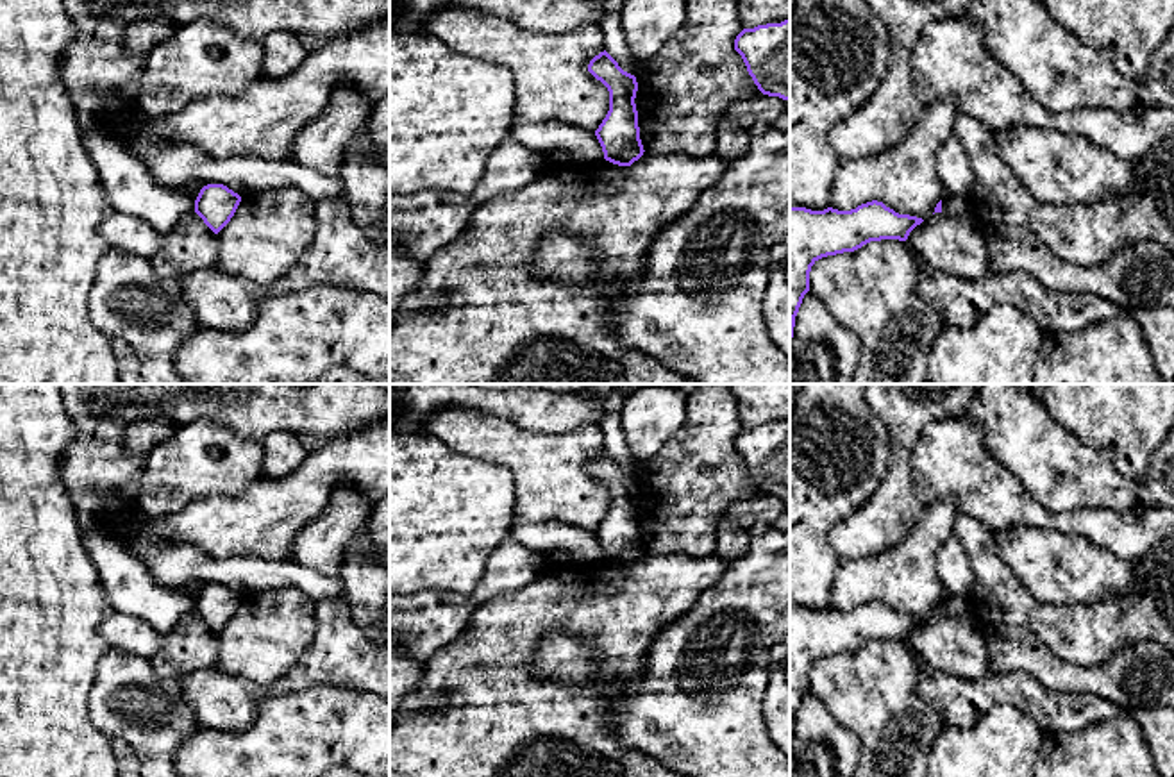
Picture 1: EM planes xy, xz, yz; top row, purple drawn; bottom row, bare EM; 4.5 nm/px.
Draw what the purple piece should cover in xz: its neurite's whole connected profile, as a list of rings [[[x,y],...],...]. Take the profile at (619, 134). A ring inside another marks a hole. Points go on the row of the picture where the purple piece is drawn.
[[[606,50],[590,61],[588,71],[609,91],[609,111],[595,130],[604,159],[618,166],[631,166],[645,152],[634,104],[636,77],[624,71]]]

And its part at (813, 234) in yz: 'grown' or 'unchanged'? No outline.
unchanged

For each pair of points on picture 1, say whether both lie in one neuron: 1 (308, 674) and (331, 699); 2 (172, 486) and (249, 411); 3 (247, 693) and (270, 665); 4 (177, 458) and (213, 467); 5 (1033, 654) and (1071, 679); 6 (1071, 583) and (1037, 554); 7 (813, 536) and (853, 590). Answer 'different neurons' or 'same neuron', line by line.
1: different neurons
2: different neurons
3: different neurons
4: same neuron
5: same neuron
6: same neuron
7: different neurons

